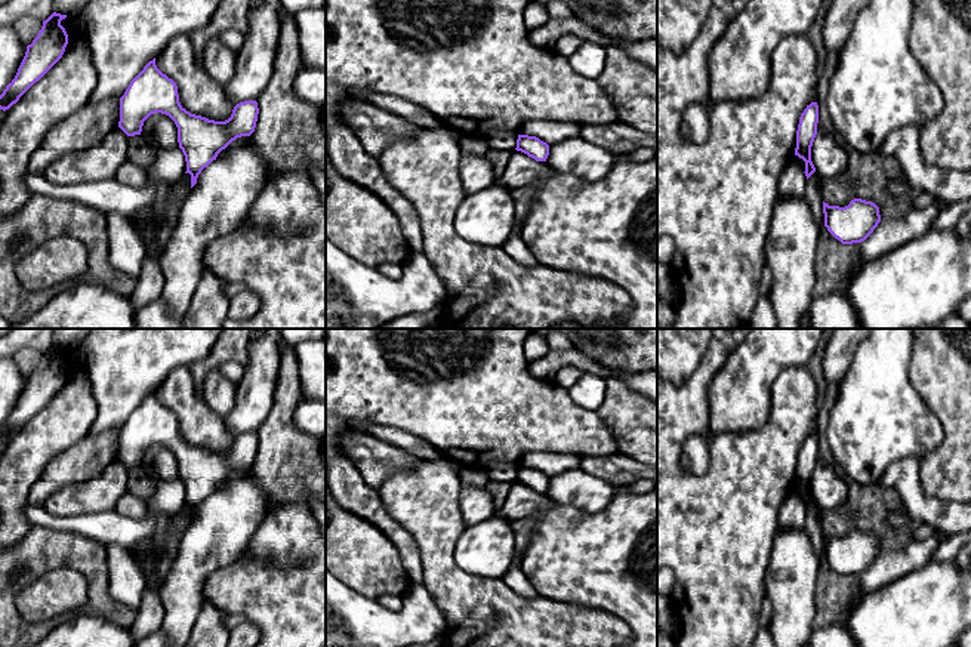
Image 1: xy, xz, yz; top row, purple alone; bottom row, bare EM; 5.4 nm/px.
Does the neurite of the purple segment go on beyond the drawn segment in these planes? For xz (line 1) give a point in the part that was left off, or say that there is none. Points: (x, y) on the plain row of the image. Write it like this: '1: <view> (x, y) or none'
1: xz (551, 464)

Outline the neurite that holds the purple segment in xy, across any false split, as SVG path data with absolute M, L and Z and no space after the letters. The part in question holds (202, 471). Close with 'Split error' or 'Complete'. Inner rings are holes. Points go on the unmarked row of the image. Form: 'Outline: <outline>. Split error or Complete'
Outline: M154 389L120 429L118 459L127 468L141 466L144 453L155 444L166 446L175 453L179 480L187 493L185 506L170 524L170 536L187 527L201 502L213 492L250 474L259 440L256 432L240 434L225 453L191 446L179 434L176 415L157 400Z. Split error

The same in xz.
Outline: M530 453L518 462L517 483L527 486L536 493L546 493L549 477L576 469L580 457L558 453Z. Split error

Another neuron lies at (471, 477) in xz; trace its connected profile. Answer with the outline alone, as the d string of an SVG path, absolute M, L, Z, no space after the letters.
M460 466L459 478L466 487L486 487L490 481L487 472L481 468Z

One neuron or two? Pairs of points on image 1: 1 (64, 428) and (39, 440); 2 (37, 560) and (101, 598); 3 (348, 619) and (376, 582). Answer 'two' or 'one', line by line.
1: one
2: one
3: two

